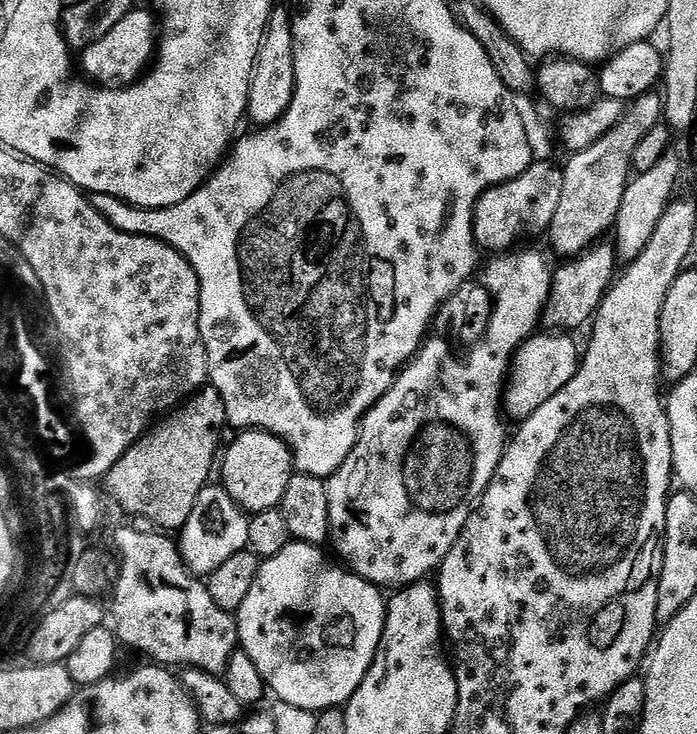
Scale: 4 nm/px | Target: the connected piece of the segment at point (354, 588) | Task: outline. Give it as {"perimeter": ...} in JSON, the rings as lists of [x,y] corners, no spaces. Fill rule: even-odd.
{"perimeter":[[[293,542],[286,545],[278,554],[267,557],[261,563],[254,586],[250,588],[250,594],[246,596],[246,602],[242,602],[238,613],[239,647],[252,659],[254,666],[258,666],[265,685],[271,691],[272,688],[276,691],[275,699],[290,706],[302,706],[302,710],[310,710],[317,714],[347,705],[352,695],[358,690],[358,686],[362,686],[362,682],[368,677],[372,664],[376,661],[376,653],[380,650],[380,639],[384,637],[384,618],[386,615],[386,596],[380,593],[383,591],[377,585],[363,580],[361,576],[357,576],[355,572],[339,563],[336,563],[337,565],[331,564],[320,551],[321,549],[315,544]]]}

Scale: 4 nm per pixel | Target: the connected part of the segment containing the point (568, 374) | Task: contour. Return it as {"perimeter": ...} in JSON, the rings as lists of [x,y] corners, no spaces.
{"perimeter":[[[534,334],[516,352],[514,363],[510,369],[502,408],[509,417],[512,416],[516,422],[529,420],[538,410],[539,406],[544,406],[550,398],[560,393],[574,377],[580,368],[582,359],[581,349],[576,349],[576,344],[568,334],[548,334],[552,336],[540,336]]]}

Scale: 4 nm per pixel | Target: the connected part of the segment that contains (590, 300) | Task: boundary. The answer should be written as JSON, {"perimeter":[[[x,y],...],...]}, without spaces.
{"perimeter":[[[600,242],[588,249],[587,252],[577,258],[569,259],[567,262],[555,269],[552,280],[552,293],[548,296],[548,307],[546,309],[546,324],[552,330],[572,330],[568,328],[580,328],[584,323],[595,317],[604,301],[608,289],[612,287],[618,276],[618,259],[615,247],[611,243]]]}

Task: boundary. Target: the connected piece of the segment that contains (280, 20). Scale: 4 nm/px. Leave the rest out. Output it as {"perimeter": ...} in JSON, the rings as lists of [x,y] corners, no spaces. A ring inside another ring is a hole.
{"perimeter":[[[283,6],[277,7],[273,11],[272,19],[268,21],[268,30],[264,34],[264,42],[258,49],[258,55],[255,57],[256,70],[252,75],[252,86],[248,91],[248,111],[247,119],[253,120],[256,126],[267,126],[276,123],[283,118],[288,107],[292,105],[292,95],[296,93],[296,43],[292,33],[293,13],[288,12]]]}

